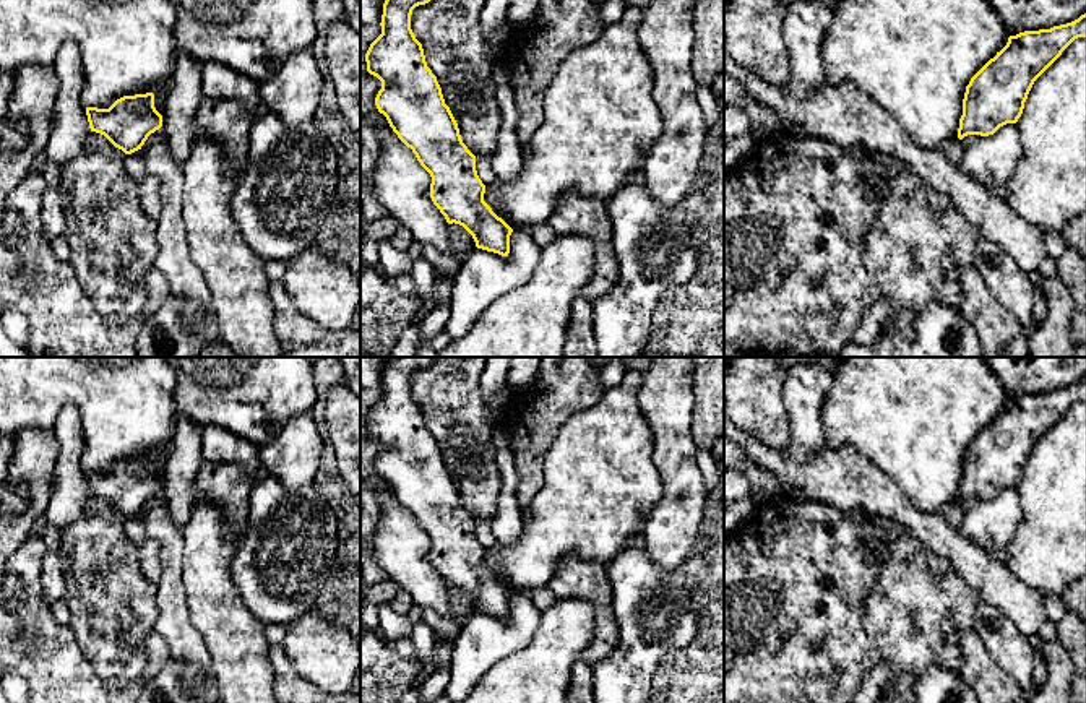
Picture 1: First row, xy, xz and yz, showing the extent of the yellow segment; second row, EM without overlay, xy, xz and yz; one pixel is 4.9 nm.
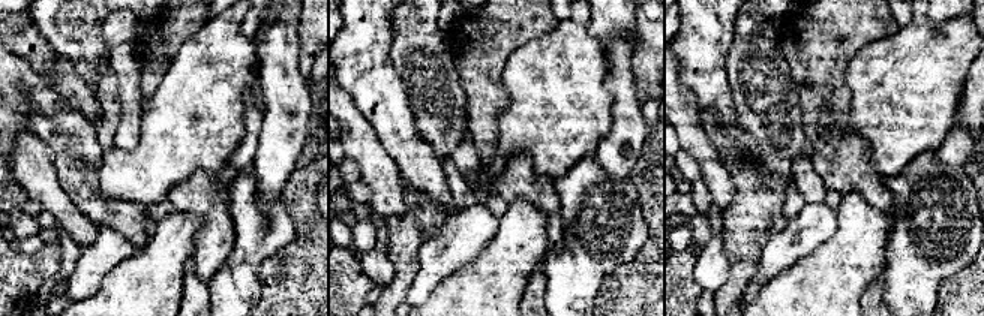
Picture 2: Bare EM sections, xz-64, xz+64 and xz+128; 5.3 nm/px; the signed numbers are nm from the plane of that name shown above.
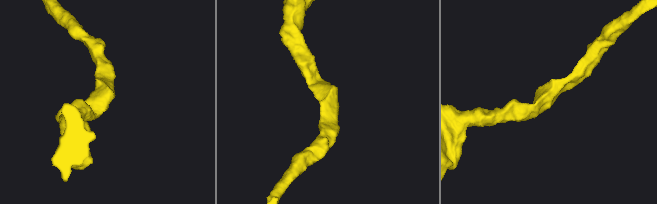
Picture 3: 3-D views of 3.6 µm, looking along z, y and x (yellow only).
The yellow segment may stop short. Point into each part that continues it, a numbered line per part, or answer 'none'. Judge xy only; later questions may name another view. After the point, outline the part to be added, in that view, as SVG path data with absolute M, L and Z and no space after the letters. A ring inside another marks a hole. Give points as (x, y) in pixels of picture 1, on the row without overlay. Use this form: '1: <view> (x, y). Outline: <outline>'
none

